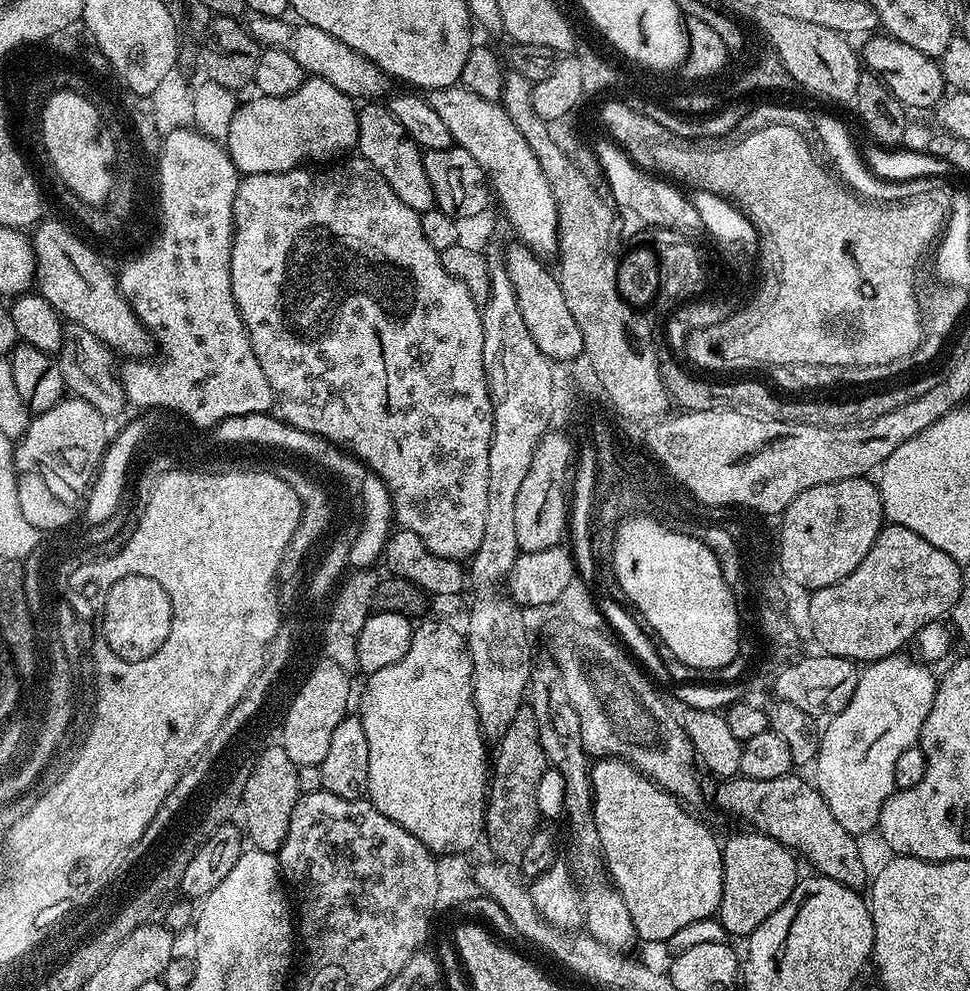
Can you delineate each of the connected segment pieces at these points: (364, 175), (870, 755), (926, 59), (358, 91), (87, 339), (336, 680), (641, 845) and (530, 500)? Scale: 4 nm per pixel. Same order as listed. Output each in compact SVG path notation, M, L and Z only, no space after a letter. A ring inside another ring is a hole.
M363 158L355 159L345 164L332 162L327 166L292 168L288 172L245 175L241 179L234 200L230 258L234 302L248 327L258 366L262 366L262 374L266 374L266 382L270 382L278 401L279 415L298 430L321 436L345 453L351 453L374 475L380 476L387 485L394 520L400 528L418 534L434 554L468 562L478 550L486 527L488 459L492 449L492 395L488 392L482 358L482 308L470 298L470 290L442 266L438 249L427 241L428 233L422 230L421 213L410 210L372 164Z
M897 654L871 661L865 667L868 669L860 672L858 686L848 705L837 716L831 717L820 733L820 749L814 761L814 785L821 792L822 798L828 800L834 817L855 837L860 837L879 825L884 801L897 791L894 765L902 750L917 747L926 714L930 714L930 706L936 697L937 673L932 673L933 669L924 660L911 660L904 655Z
M887 34L873 35L871 38L865 39L864 42L864 52L862 48L863 67L867 71L879 76L883 80L884 85L892 91L897 102L904 105L905 109L928 108L928 110L932 110L944 99L946 95L944 75L942 74L939 63L933 57L922 54L922 50L914 50L910 46L906 46L906 42L896 40Z
M253 15L251 19L252 21L247 21L246 27L251 32L253 41L264 48L281 48L290 54L290 58L294 58L294 62L298 62L298 66L304 68L308 76L318 76L353 98L380 98L387 90L389 74L358 50L346 46L346 42L338 42L334 34L326 34L326 30L318 30L318 26L313 24L287 24L287 19L279 16Z
M65 323L64 345L60 347L58 353L64 387L75 399L90 402L90 406L94 406L94 410L98 410L105 418L113 418L112 416L118 415L126 408L124 390L114 371L114 364L112 368L112 359L114 359L112 349L98 338L94 338L94 334L86 330L86 326Z
M324 658L320 668L313 669L312 680L304 691L296 693L287 708L287 732L285 732L285 751L296 766L314 766L323 762L330 750L330 737L338 722L349 715L348 699L352 696L349 673L342 670L333 660Z
M600 758L591 765L592 774L592 809L598 826L598 838L600 839L600 850L604 853L604 863L608 865L608 874L617 890L622 894L622 902L626 902L626 910L630 910L630 918L634 918L634 930L641 941L660 940L666 942L670 934L682 930L690 922L698 922L707 916L715 917L720 907L722 898L722 844L716 836L696 816L687 812L685 805L666 790L662 790L650 778L646 778L633 764L625 760L615 758Z
M549 430L536 447L534 462L514 505L514 527L521 552L537 552L561 547L568 532L568 513L570 511L570 492L566 485L574 468L574 448L572 440L564 430Z

